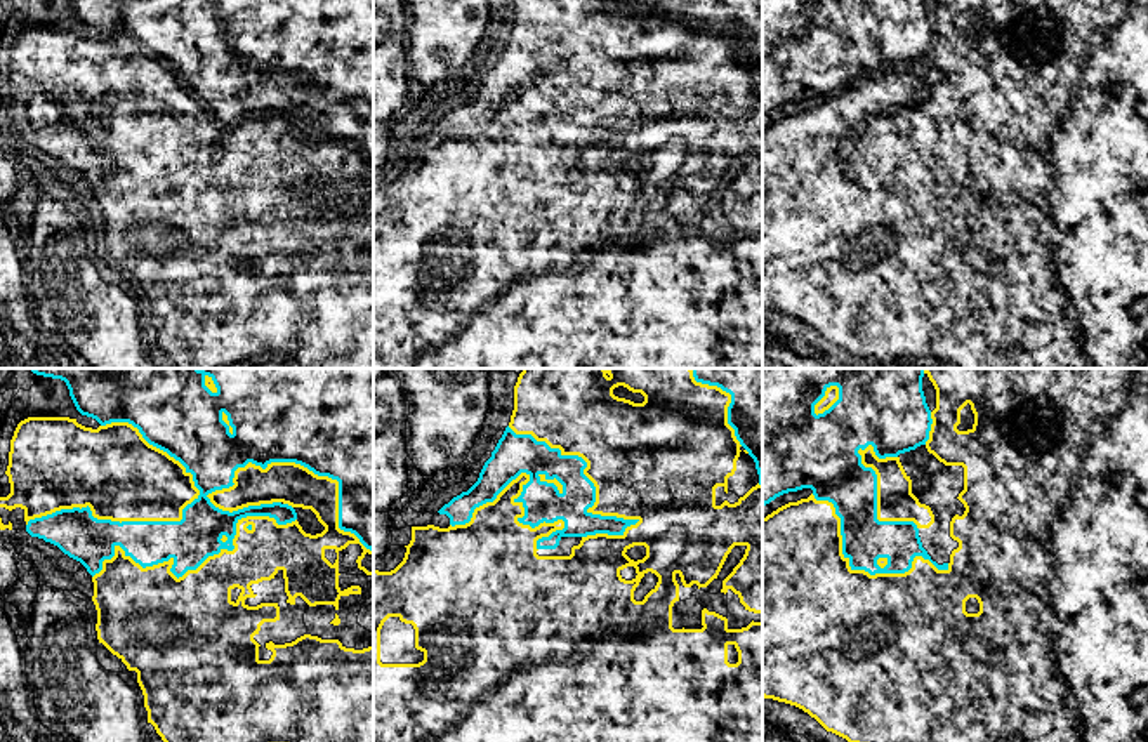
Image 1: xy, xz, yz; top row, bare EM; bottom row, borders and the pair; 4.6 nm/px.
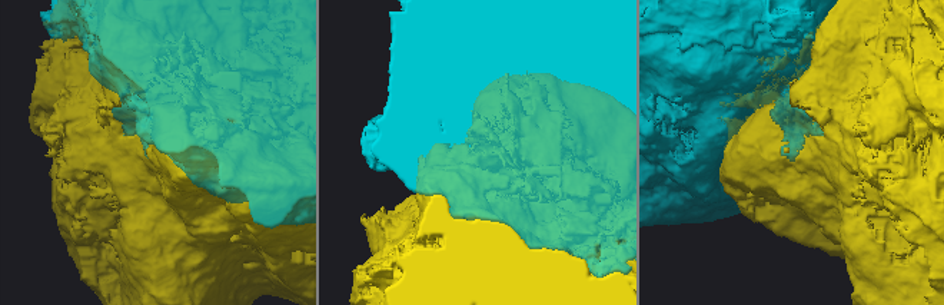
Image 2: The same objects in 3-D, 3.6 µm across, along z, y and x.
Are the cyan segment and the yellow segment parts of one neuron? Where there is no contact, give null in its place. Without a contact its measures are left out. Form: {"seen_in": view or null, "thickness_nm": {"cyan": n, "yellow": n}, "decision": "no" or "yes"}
{"seen_in": "xy", "thickness_nm": {"cyan": 220, "yellow": 400}, "decision": "no"}

